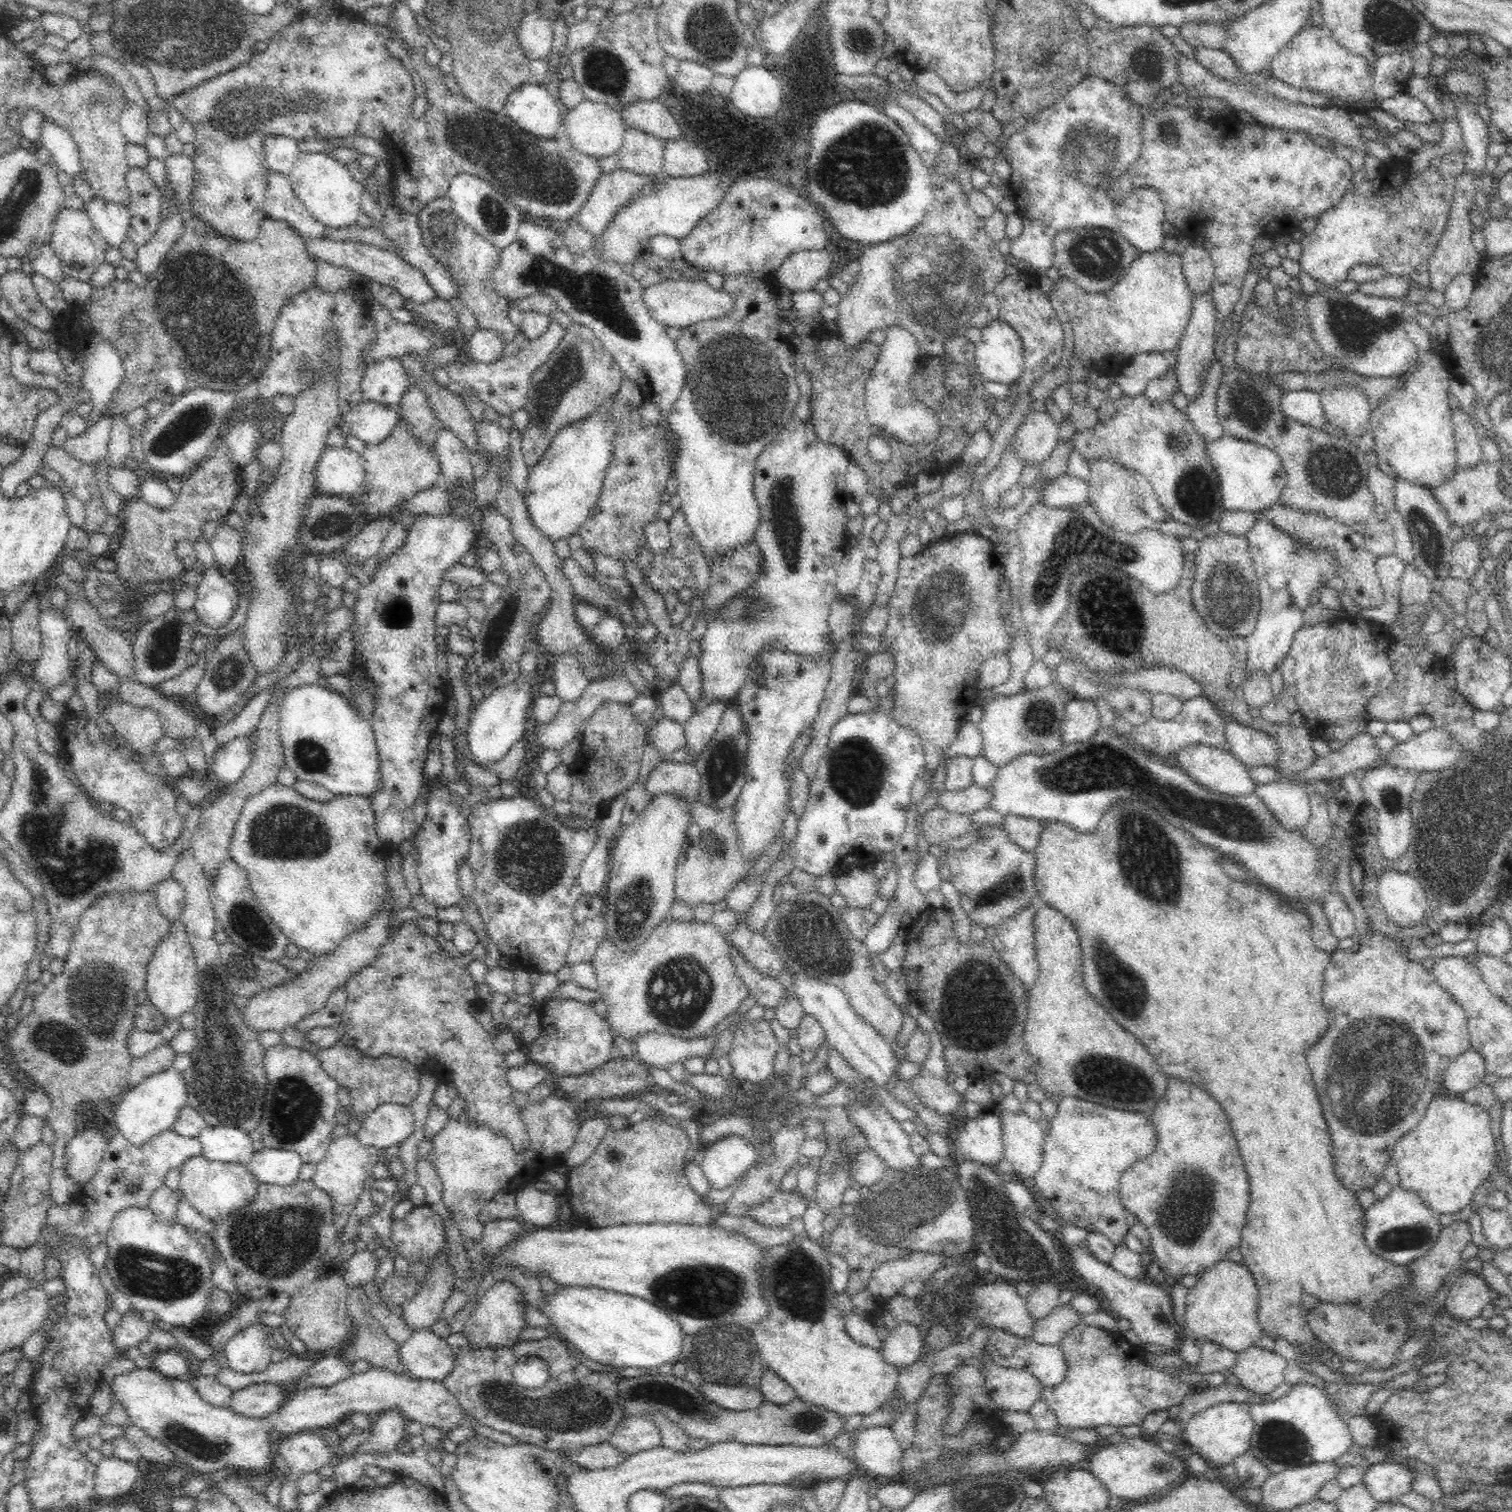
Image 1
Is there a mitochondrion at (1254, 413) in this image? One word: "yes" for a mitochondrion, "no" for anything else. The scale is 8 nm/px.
yes

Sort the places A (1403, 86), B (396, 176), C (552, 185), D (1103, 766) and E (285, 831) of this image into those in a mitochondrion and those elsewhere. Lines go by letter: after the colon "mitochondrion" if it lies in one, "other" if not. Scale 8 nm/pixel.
A: other
B: other
C: mitochondrion
D: mitochondrion
E: mitochondrion

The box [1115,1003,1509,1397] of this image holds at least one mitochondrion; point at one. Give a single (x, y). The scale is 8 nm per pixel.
(1372, 1070)

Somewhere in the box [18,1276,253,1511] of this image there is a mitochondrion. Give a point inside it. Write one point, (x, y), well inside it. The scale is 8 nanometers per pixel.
(211, 1450)

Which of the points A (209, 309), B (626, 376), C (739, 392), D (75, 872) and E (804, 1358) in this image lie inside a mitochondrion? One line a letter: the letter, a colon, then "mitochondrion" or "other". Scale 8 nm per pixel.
A: mitochondrion
B: other
C: mitochondrion
D: mitochondrion
E: other

